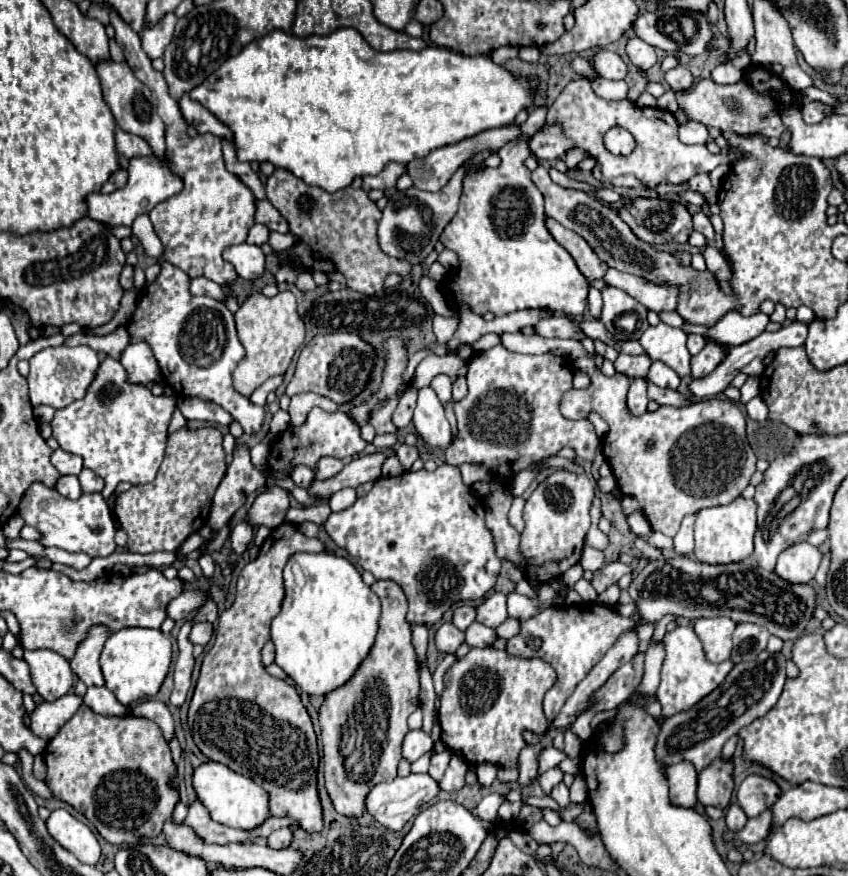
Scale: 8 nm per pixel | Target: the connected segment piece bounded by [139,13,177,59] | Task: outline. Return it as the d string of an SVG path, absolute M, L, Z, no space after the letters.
M169 13L169 15L165 15L163 21L157 23L155 27L143 29L143 31L139 33L143 51L147 53L149 59L163 57L163 51L165 51L165 47L169 45L169 39L173 37L175 25L177 25L177 17L175 17L173 13Z

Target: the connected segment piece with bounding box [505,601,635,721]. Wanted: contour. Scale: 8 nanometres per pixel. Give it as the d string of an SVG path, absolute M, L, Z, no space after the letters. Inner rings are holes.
M579 603L579 605L555 605L539 613L537 617L529 621L521 621L521 633L507 641L507 653L519 659L533 659L539 657L547 663L553 663L557 671L557 683L551 691L547 691L543 699L543 711L549 721L553 721L563 703L569 699L569 695L575 691L577 683L585 679L585 675L601 661L601 657L615 645L615 641L625 633L635 629L635 621L631 617L619 615L613 607L601 605L601 603ZM527 637L539 637L543 639L543 647L539 651L533 651L527 645Z

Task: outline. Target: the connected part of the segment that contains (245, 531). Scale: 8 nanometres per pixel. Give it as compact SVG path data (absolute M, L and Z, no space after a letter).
M241 521L233 531L231 531L231 547L237 555L243 555L247 551L247 545L253 541L253 529L249 523Z

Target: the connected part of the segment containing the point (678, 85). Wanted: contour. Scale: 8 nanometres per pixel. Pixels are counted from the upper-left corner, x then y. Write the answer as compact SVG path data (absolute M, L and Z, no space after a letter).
M677 65L675 69L671 69L671 71L665 73L665 81L669 83L669 87L671 87L671 97L675 99L675 93L677 93L677 91L689 91L689 87L693 87L695 77L691 75L689 69L685 69L683 65Z

